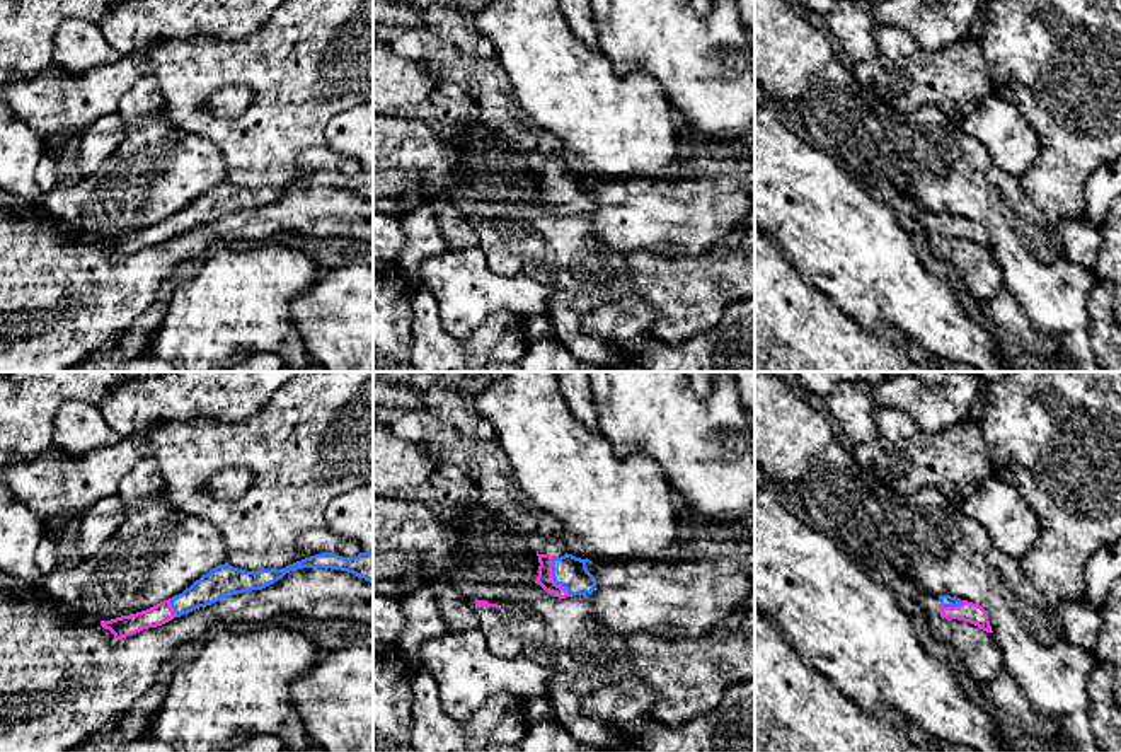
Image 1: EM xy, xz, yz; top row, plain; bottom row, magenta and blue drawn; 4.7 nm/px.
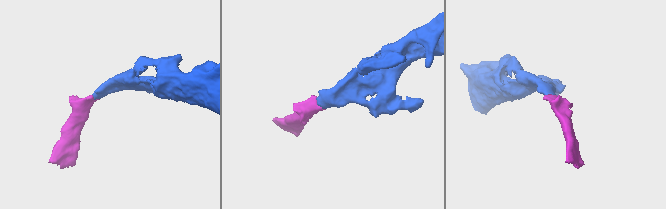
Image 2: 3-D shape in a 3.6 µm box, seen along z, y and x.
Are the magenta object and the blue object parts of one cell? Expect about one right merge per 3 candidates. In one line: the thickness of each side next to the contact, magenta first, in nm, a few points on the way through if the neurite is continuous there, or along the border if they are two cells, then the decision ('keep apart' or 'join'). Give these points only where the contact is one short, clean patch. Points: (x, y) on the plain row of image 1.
70/160 nm | across xz (544, 196), (551, 195), (564, 195), (569, 190) | join

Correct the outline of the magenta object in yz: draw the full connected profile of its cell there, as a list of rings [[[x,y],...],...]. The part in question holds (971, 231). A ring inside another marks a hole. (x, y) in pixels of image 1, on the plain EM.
[[[940,213],[939,218],[940,235],[971,240],[986,251],[993,251],[986,228],[981,223],[951,213]]]

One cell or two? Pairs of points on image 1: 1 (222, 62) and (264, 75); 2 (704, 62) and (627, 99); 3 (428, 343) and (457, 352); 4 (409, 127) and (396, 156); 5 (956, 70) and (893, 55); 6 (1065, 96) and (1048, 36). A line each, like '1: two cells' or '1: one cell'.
1: one cell
2: two cells
3: one cell
4: one cell
5: one cell
6: one cell

